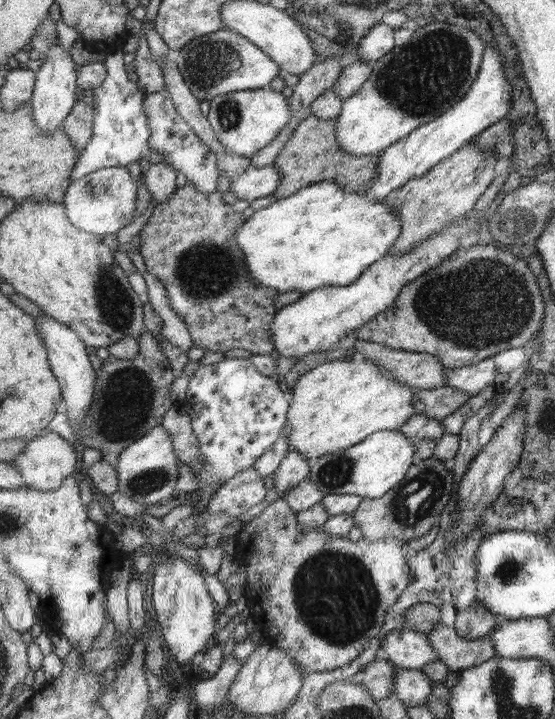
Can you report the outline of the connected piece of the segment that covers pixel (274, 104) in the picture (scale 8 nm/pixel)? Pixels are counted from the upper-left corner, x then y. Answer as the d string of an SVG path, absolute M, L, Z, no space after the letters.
M264 88L216 95L210 104L207 119L225 150L248 157L268 146L278 136L278 132L288 124L290 120L288 112L292 109L288 98L284 98L281 92Z

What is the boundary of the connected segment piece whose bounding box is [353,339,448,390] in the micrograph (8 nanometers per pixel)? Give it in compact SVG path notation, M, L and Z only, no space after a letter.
M357 339L353 348L364 356L365 360L377 361L381 368L394 377L394 381L410 389L432 390L446 384L446 368L437 356L428 352L413 353Z

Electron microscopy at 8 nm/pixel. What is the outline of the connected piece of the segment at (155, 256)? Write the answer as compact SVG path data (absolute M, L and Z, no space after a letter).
M186 182L163 203L158 203L142 235L140 253L146 269L162 282L170 307L186 323L195 347L210 352L244 348L254 355L270 355L275 349L272 325L280 292L262 287L246 270L246 254L238 246L237 232L246 218L222 202L219 191L204 194Z

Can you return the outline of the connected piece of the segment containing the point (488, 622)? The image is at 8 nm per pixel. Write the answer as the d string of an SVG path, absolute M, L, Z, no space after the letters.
M476 602L468 610L457 611L453 629L462 638L476 640L487 637L500 621L499 615L490 612L481 602Z

